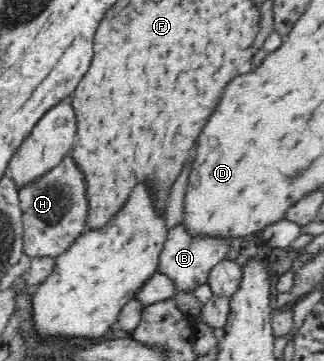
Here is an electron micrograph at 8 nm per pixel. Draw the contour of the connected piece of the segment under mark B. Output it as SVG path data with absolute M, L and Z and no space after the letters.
M183 224L175 226L168 231L167 240L163 244L161 254L159 254L159 268L157 272L165 273L173 279L175 283L175 294L193 292L201 284L208 282L210 270L219 262L222 262L229 253L231 240L227 238L213 238L213 236L193 237L189 231L185 230Z

